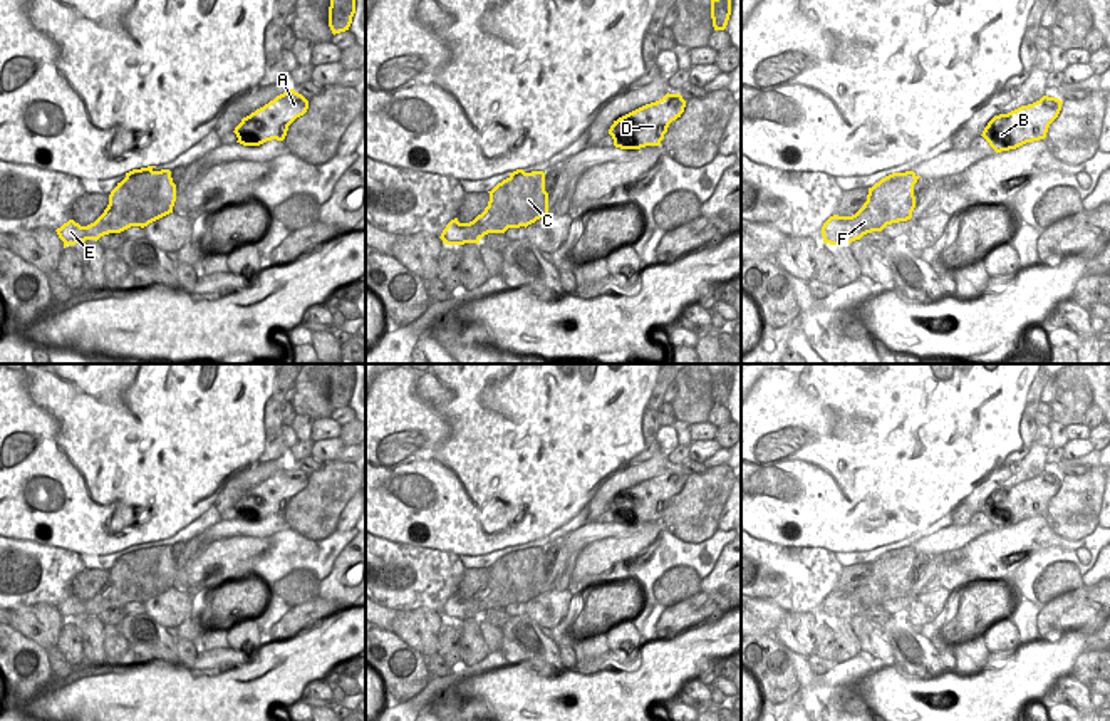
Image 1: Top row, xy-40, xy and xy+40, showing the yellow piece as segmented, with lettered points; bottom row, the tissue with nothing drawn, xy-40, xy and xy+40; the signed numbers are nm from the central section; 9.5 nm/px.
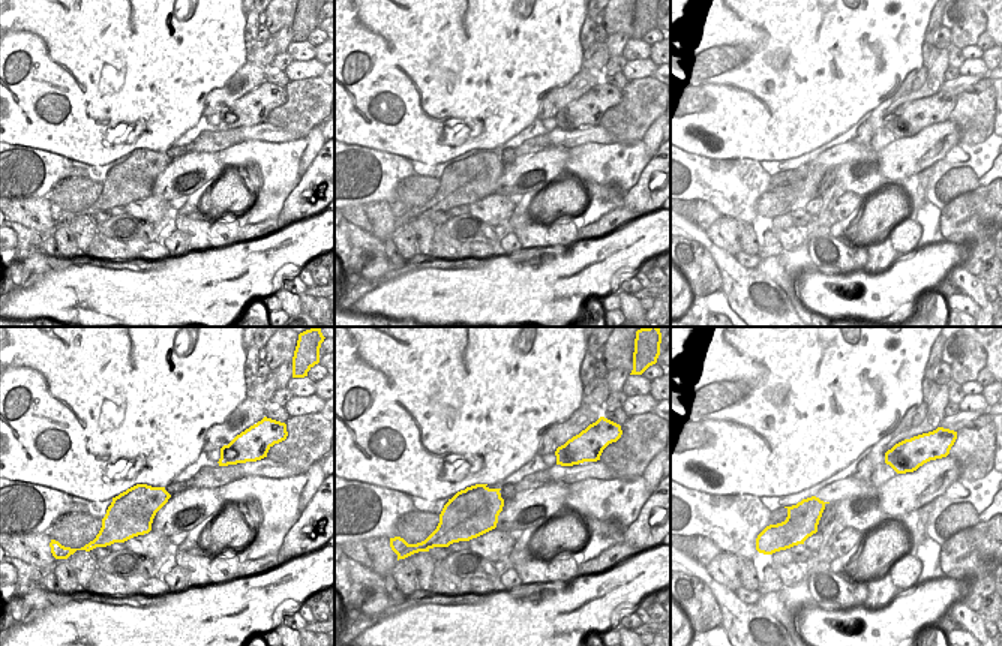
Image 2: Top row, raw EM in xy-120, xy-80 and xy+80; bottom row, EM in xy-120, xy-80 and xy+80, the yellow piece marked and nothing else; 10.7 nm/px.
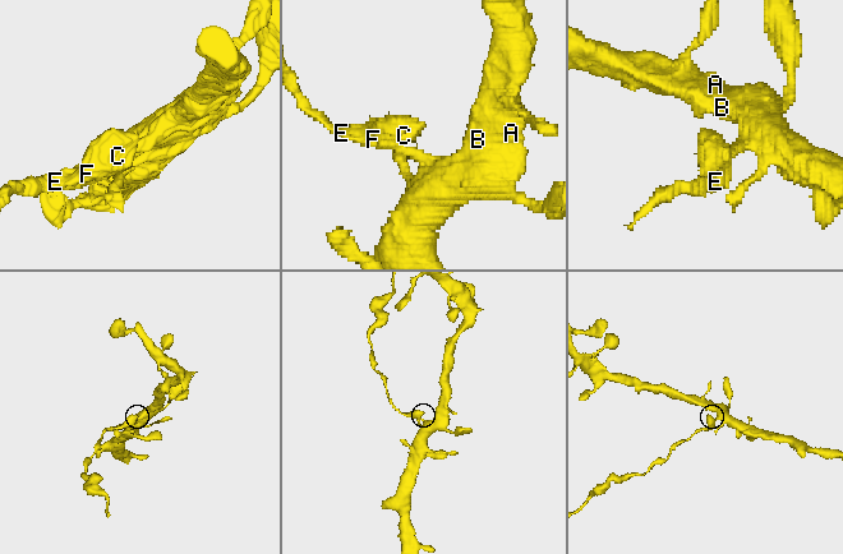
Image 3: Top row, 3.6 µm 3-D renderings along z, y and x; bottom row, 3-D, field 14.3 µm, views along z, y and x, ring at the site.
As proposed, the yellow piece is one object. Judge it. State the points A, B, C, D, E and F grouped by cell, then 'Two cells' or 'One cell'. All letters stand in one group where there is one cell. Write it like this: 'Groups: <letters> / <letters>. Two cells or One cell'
Groups: A B D / C E F. Two cells.

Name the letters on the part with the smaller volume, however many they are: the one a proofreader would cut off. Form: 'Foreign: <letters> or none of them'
Foreign: C, E, F

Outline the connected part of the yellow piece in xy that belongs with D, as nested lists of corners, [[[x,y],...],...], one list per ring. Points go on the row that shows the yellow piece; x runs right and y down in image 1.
[[[667,92],[662,99],[619,117],[609,129],[614,146],[620,149],[661,146],[669,124],[681,117],[684,107],[681,94]]]

